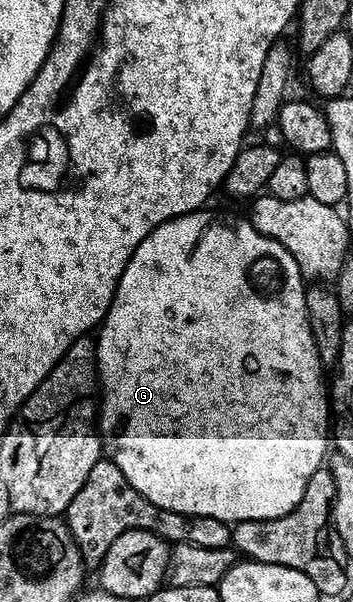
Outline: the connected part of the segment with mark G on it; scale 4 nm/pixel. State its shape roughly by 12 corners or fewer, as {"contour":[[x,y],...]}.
{"contour":[[139,242],[95,336],[147,502],[290,512],[331,448],[293,255]]}

